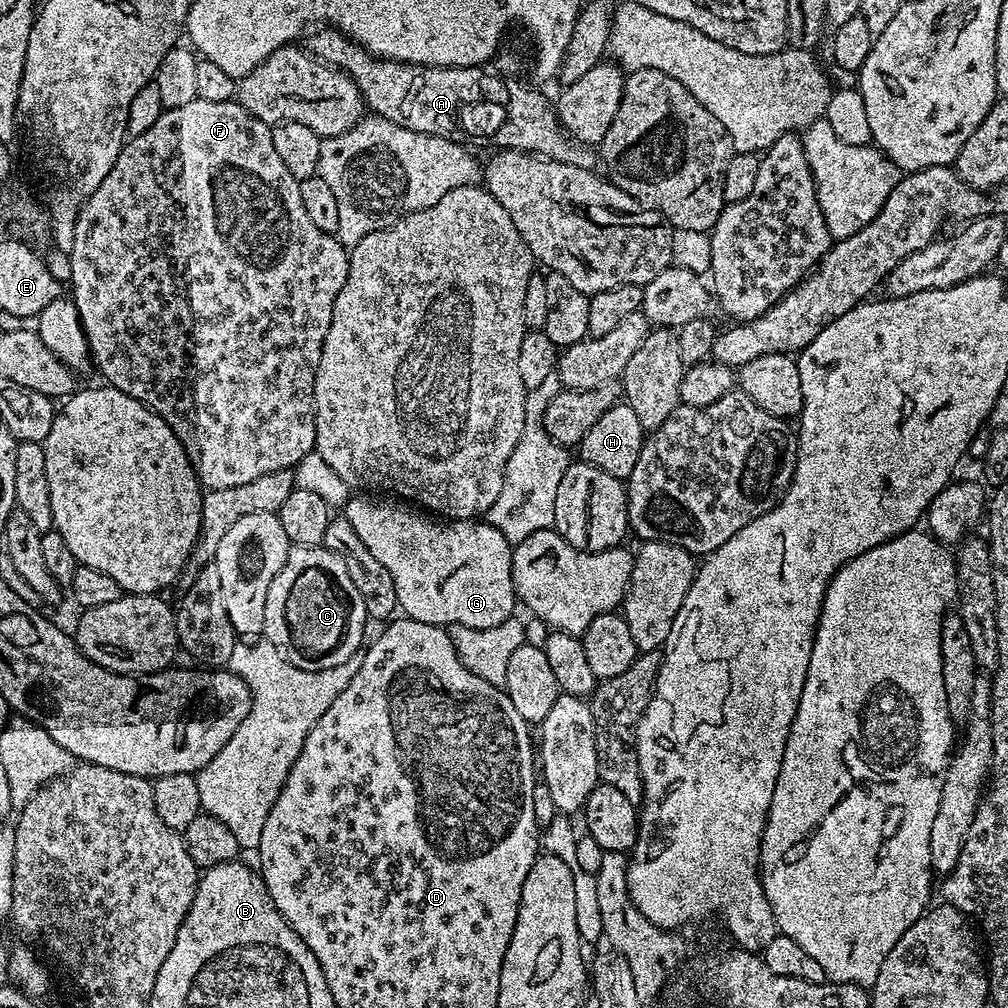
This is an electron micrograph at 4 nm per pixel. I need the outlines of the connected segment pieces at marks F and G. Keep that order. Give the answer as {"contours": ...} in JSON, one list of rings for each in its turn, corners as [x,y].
{"contours":[[[[194,99],[186,102],[186,106],[174,106],[165,108],[160,117],[145,133],[131,137],[125,143],[124,148],[118,154],[118,162],[110,166],[110,174],[102,178],[98,190],[91,192],[87,200],[79,205],[76,213],[76,225],[74,226],[74,242],[67,253],[70,262],[70,299],[76,305],[82,330],[88,339],[88,351],[91,363],[105,376],[107,383],[115,388],[121,396],[134,398],[140,404],[145,404],[150,412],[164,421],[164,426],[174,430],[181,448],[186,450],[188,462],[196,472],[197,481],[205,489],[225,488],[226,486],[242,486],[245,482],[254,482],[254,478],[262,478],[262,474],[274,474],[274,470],[283,468],[294,469],[299,461],[310,454],[316,447],[316,407],[314,406],[314,378],[318,370],[318,362],[322,358],[322,342],[326,342],[326,330],[330,330],[330,318],[334,314],[334,298],[338,298],[338,290],[346,282],[348,273],[349,249],[341,244],[339,239],[331,232],[318,230],[314,221],[306,215],[306,206],[302,206],[302,194],[300,193],[300,181],[286,170],[278,150],[274,150],[274,138],[269,125],[263,124],[254,114],[250,114],[235,99],[226,102],[206,102],[202,99]]],[[[353,495],[344,504],[342,514],[350,526],[358,530],[358,538],[362,538],[366,550],[390,570],[399,611],[407,619],[441,626],[470,626],[478,630],[513,619],[515,612],[512,611],[518,608],[512,581],[513,545],[500,530],[476,518],[437,518],[421,514],[404,502],[383,504],[364,496],[367,495]]]]}

